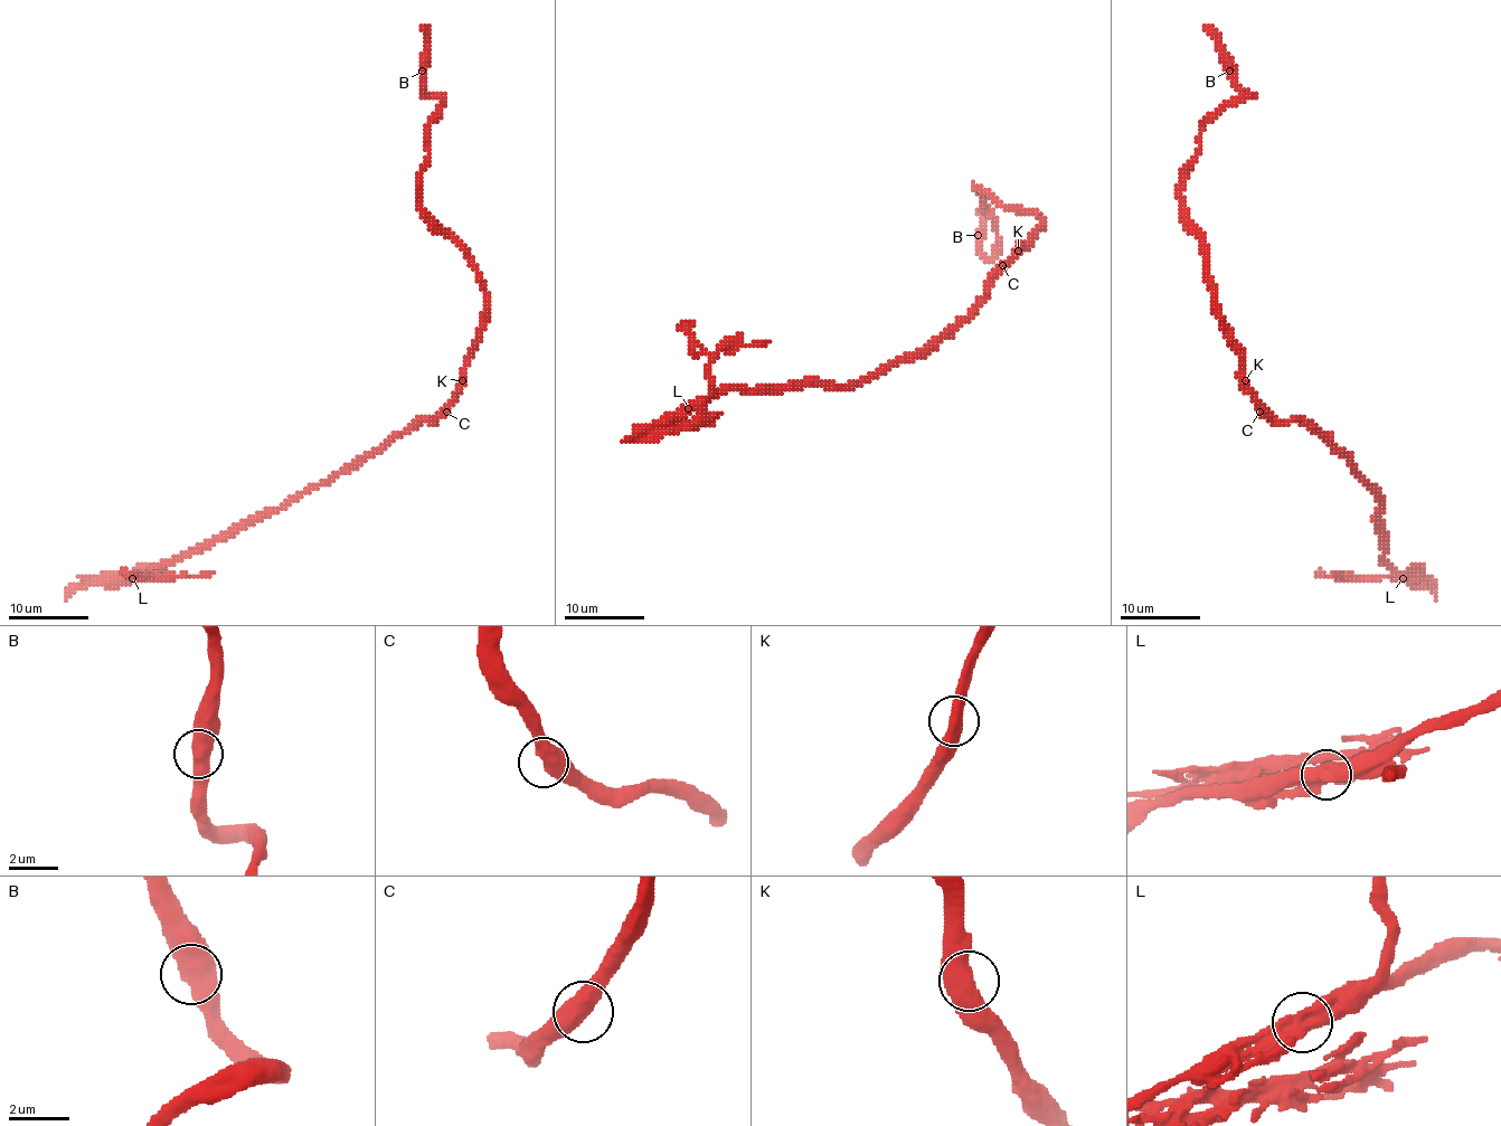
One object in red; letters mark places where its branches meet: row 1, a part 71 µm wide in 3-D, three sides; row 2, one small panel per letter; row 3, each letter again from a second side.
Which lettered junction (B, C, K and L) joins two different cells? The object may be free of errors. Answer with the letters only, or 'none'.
L

